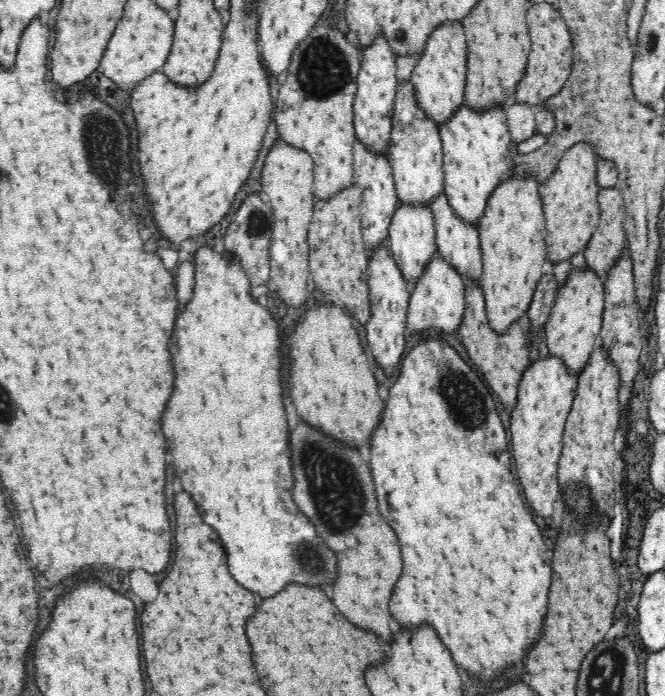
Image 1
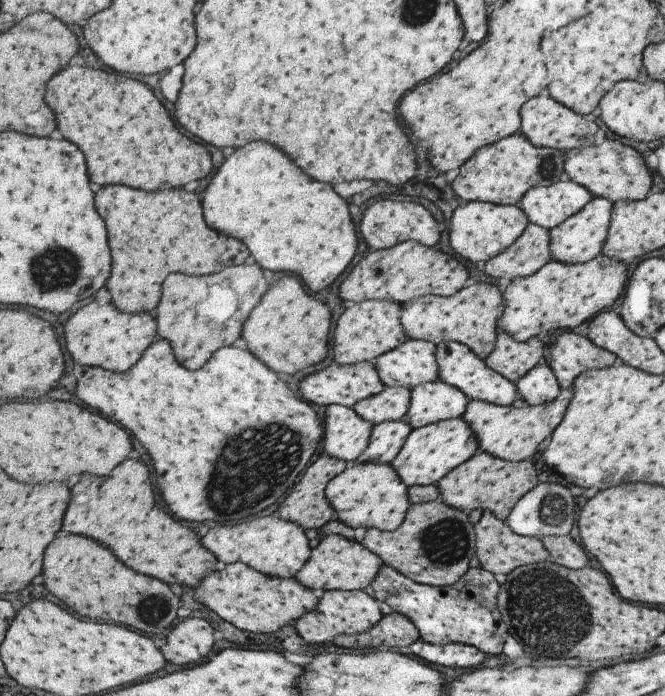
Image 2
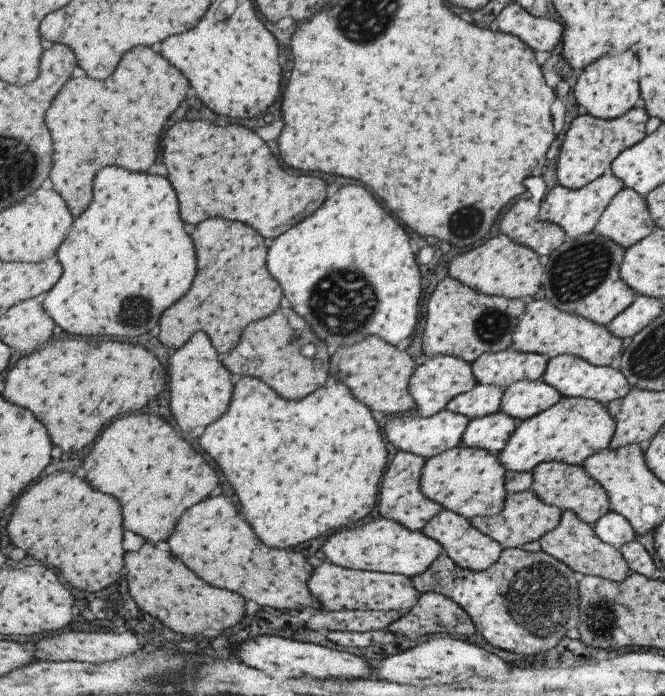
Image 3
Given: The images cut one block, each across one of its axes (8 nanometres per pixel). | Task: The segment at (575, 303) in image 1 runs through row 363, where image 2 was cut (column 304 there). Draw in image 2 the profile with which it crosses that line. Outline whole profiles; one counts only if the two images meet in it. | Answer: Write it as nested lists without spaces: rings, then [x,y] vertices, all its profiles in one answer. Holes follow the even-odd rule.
[[[331,534],[320,539],[319,544],[311,553],[309,562],[301,568],[301,572],[297,574],[296,578],[303,586],[320,594],[329,590],[358,591],[369,585],[372,586],[383,566],[385,566],[385,562],[375,552],[365,548],[362,541],[357,542],[349,540],[347,536]]]

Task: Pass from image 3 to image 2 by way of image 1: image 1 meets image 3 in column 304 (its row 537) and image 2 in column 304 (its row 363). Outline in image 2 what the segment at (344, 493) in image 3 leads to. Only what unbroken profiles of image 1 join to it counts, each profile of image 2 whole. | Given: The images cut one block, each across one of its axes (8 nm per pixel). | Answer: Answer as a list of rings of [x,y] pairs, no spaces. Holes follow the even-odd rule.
[[[159,340],[127,374],[117,376],[103,368],[85,372],[77,384],[77,396],[93,410],[123,424],[143,442],[155,460],[157,484],[169,510],[193,522],[235,522],[247,518],[247,510],[249,516],[255,516],[269,508],[295,486],[325,436],[311,403],[297,398],[271,368],[237,346],[221,348],[205,368],[191,372],[177,362],[171,344]]]

